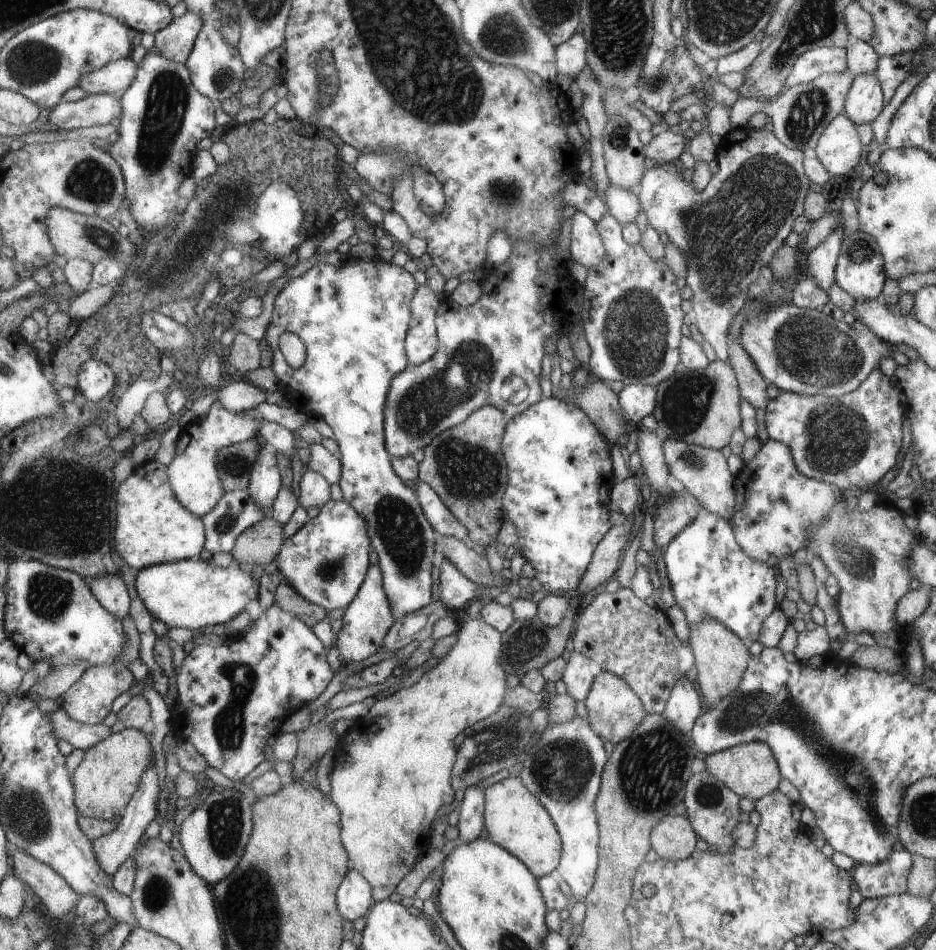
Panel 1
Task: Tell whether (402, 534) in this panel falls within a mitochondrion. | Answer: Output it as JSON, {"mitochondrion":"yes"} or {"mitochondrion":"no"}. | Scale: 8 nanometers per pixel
{"mitochondrion":"yes"}

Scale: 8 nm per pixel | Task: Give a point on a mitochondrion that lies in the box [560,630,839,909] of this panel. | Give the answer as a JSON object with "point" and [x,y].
{"point":[652,766]}

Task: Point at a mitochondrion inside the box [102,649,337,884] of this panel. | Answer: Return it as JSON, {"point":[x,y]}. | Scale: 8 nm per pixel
{"point":[229,724]}

